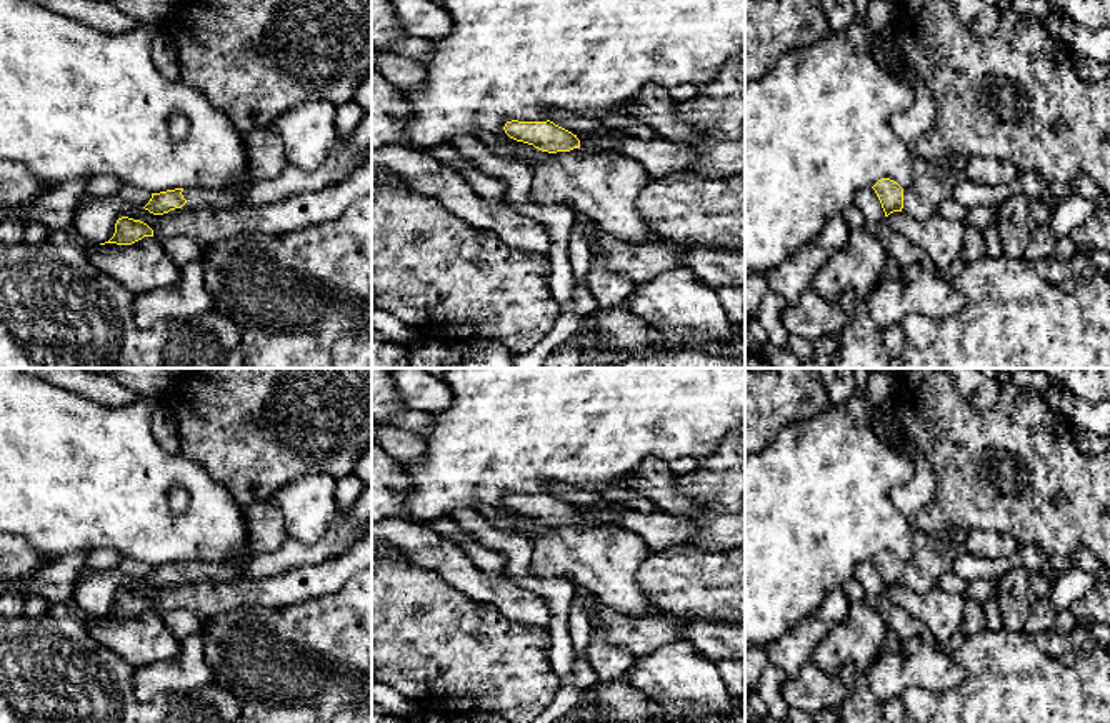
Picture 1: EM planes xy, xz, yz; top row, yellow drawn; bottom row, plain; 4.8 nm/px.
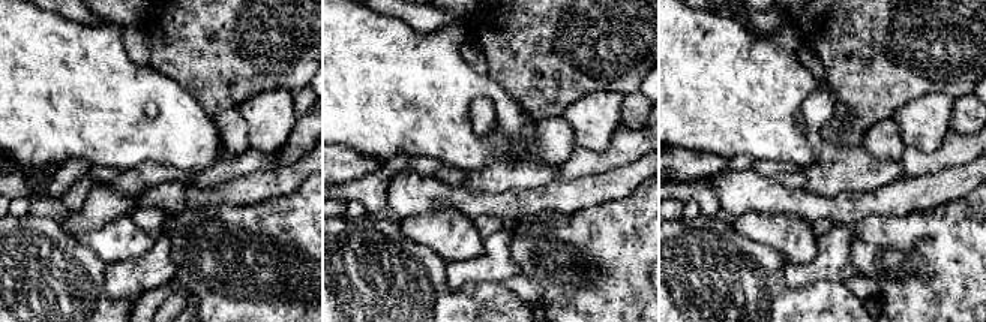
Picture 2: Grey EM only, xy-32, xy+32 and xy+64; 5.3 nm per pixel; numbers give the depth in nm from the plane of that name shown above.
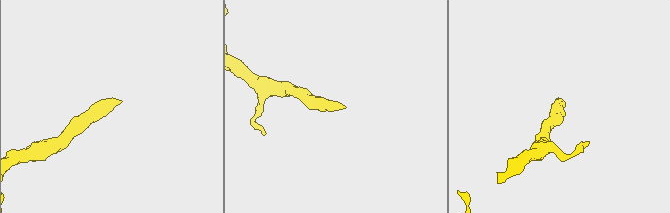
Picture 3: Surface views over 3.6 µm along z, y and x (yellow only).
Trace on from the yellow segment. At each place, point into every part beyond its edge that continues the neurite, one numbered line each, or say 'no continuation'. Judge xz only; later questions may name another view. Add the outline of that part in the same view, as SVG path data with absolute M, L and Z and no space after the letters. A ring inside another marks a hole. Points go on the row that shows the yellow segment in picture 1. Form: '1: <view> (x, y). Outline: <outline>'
1: xz (604, 185). Outline: M582 147L557 152L533 167L530 198L535 205L565 203L590 217L605 235L637 247L655 238L650 220L637 208L637 198L648 183L645 168L617 150L587 152Z

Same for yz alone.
1: yz (932, 185). Outline: M913 157L913 182L903 188L902 212L917 222L938 215L940 207L952 198L955 182L950 172L937 162Z

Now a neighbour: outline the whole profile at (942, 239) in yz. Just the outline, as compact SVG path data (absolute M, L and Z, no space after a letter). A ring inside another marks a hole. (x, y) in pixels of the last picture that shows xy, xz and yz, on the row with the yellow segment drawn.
M893 212L887 217L887 223L920 247L937 270L947 268L960 257L967 232L967 225L962 220L933 215L925 222L917 222L903 212Z

